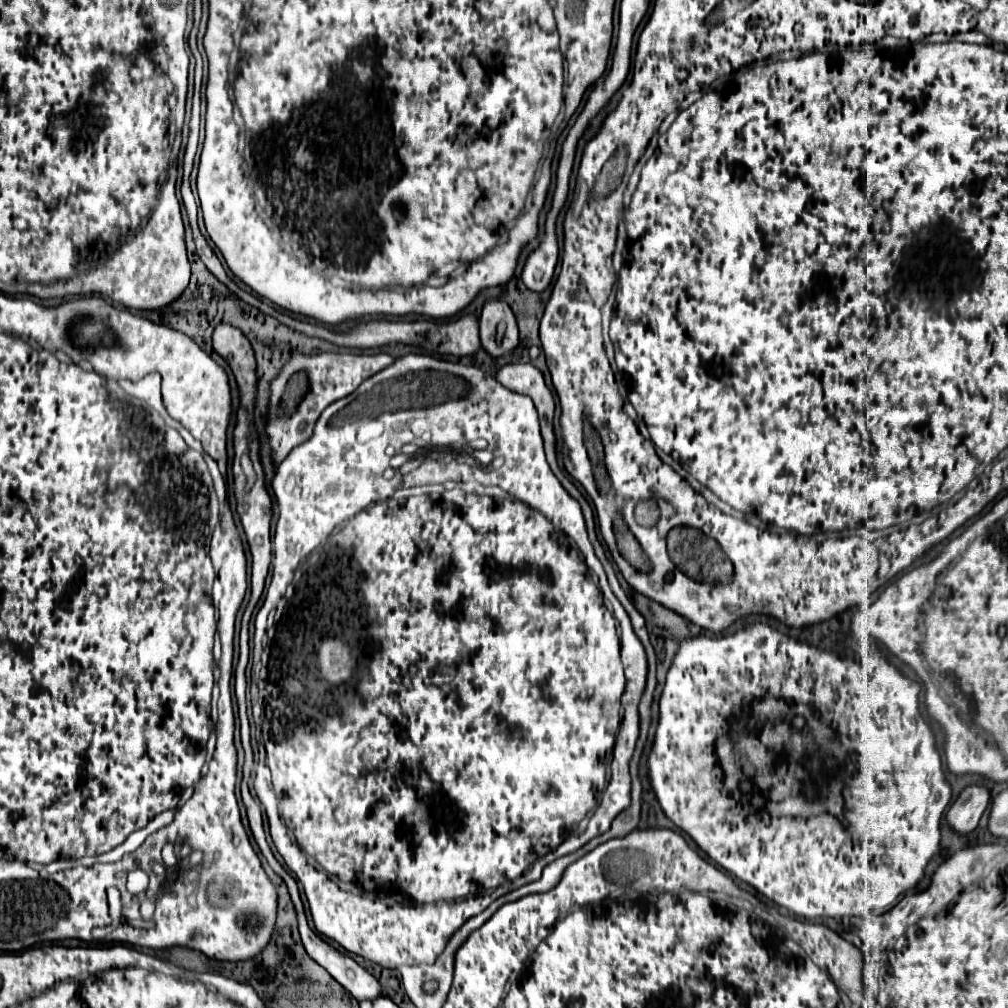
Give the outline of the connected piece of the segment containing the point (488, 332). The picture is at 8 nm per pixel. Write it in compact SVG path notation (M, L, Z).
M487 301L479 323L481 345L491 357L503 357L519 345L515 315L505 301Z

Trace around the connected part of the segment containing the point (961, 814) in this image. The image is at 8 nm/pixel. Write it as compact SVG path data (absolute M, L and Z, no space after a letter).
M971 785L959 793L951 809L947 811L949 827L959 835L969 835L977 829L983 811L989 805L989 791L979 785Z

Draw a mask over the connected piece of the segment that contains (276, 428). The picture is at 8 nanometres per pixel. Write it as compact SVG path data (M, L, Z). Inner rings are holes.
M321 353L321 355L311 355L311 357L295 355L287 365L284 365L281 373L271 383L270 387L268 413L271 413L271 417L269 417L269 423L267 423L267 433L269 433L269 439L271 439L275 465L279 465L295 445L299 445L299 443L303 443L303 441L307 441L311 437L313 425L315 425L315 421L319 419L321 411L327 405L331 405L333 401L337 401L341 397L347 397L369 375L375 375L377 371L385 369L387 365L391 365L393 361L395 359L385 355L385 353L379 353L379 355L373 355L373 357L351 355L351 353ZM297 371L305 371L309 375L309 391L305 393L305 399L301 399L301 403L291 413L282 415L280 407L282 396L286 391L290 378Z

